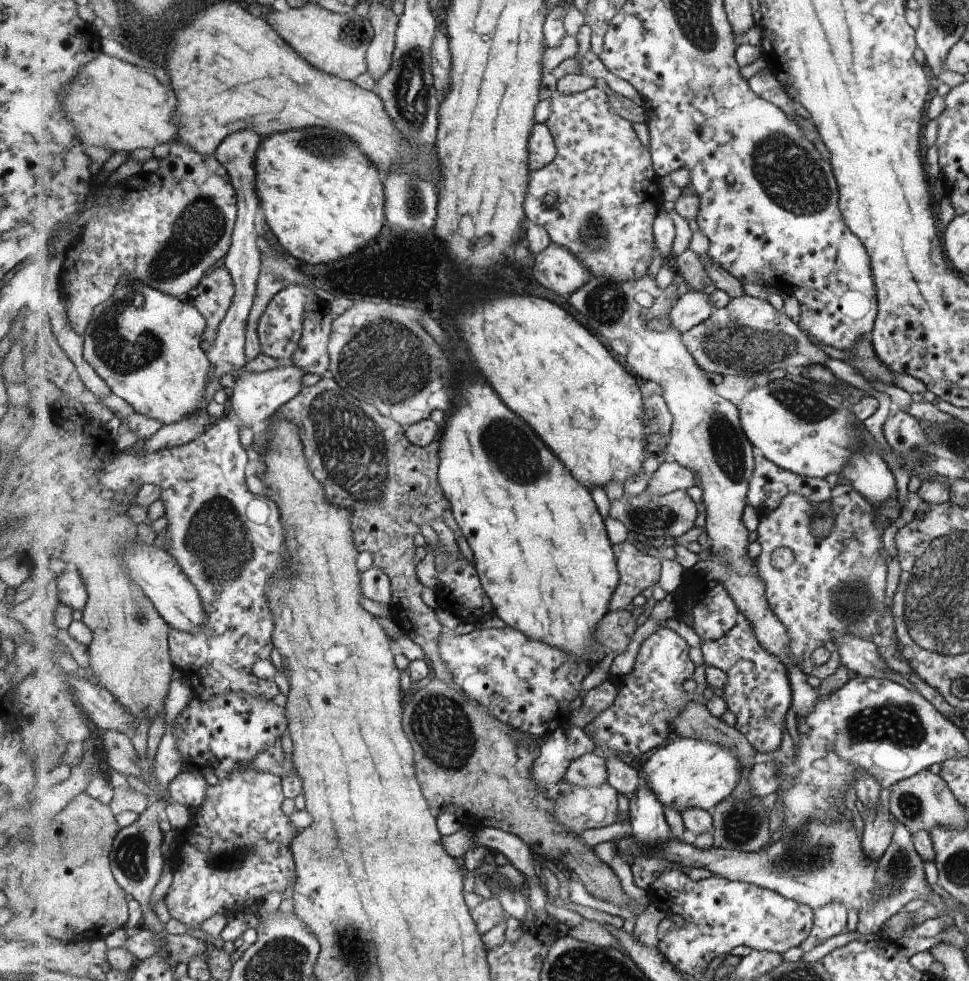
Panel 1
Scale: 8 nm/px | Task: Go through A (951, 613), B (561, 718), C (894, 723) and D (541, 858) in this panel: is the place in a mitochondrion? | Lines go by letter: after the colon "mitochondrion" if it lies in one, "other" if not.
A: mitochondrion
B: other
C: mitochondrion
D: other

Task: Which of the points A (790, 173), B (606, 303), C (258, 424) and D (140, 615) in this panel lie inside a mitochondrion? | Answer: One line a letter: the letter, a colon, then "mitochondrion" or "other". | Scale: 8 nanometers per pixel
A: mitochondrion
B: mitochondrion
C: other
D: mitochondrion

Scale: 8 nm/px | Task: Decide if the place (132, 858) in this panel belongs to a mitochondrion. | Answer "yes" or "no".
yes

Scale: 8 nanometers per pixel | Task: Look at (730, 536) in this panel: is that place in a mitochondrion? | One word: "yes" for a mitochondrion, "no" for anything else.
no

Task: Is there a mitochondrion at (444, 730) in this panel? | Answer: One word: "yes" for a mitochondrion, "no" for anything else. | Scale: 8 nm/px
yes

